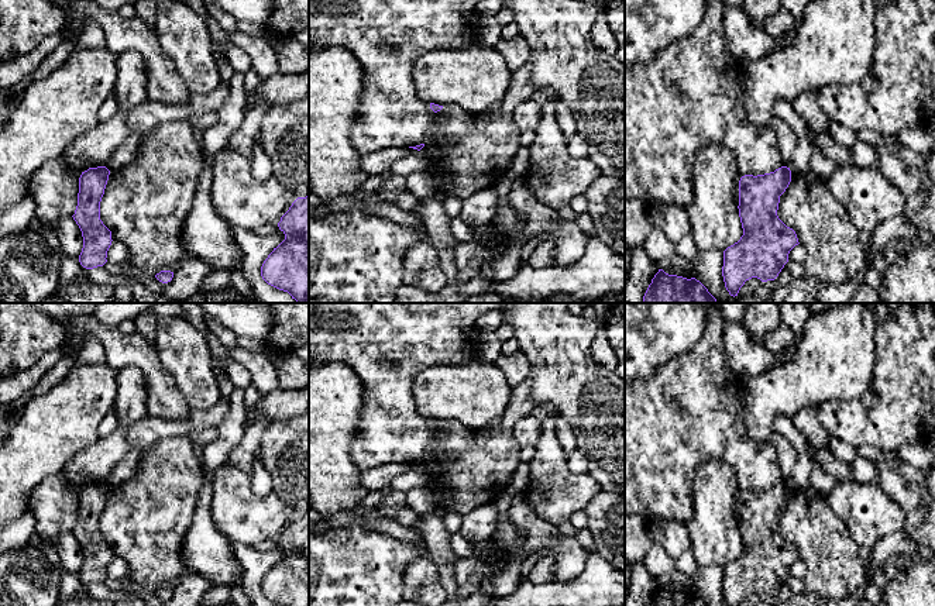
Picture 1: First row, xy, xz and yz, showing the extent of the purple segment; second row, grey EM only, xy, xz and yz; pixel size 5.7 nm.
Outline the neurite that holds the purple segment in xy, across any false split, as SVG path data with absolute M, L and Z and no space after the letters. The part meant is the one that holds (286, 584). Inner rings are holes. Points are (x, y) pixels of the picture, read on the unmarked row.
M309 512L298 513L278 543L285 555L264 576L261 592L279 606L309 606Z

